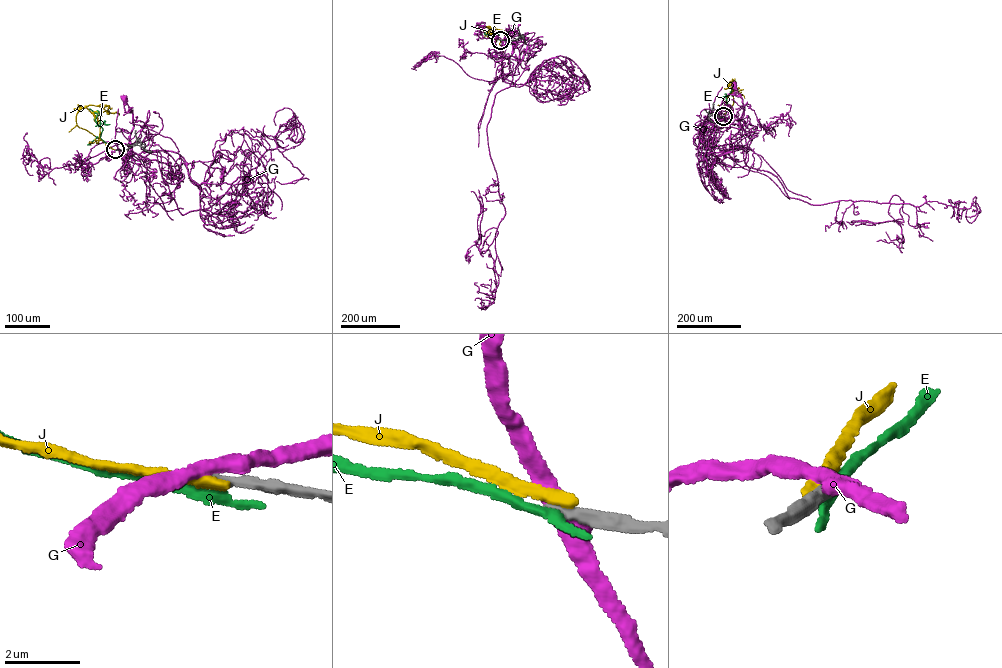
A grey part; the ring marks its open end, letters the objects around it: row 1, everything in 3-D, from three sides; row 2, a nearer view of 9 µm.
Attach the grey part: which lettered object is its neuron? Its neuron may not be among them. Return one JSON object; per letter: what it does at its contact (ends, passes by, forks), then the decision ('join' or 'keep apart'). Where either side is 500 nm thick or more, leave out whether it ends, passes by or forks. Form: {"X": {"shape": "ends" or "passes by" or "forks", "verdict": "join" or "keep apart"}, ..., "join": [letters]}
{"E": {"shape": "passes by", "verdict": "keep apart"}, "G": {"shape": "passes by", "verdict": "keep apart"}, "J": {"shape": "ends", "verdict": "keep apart"}, "join": []}

